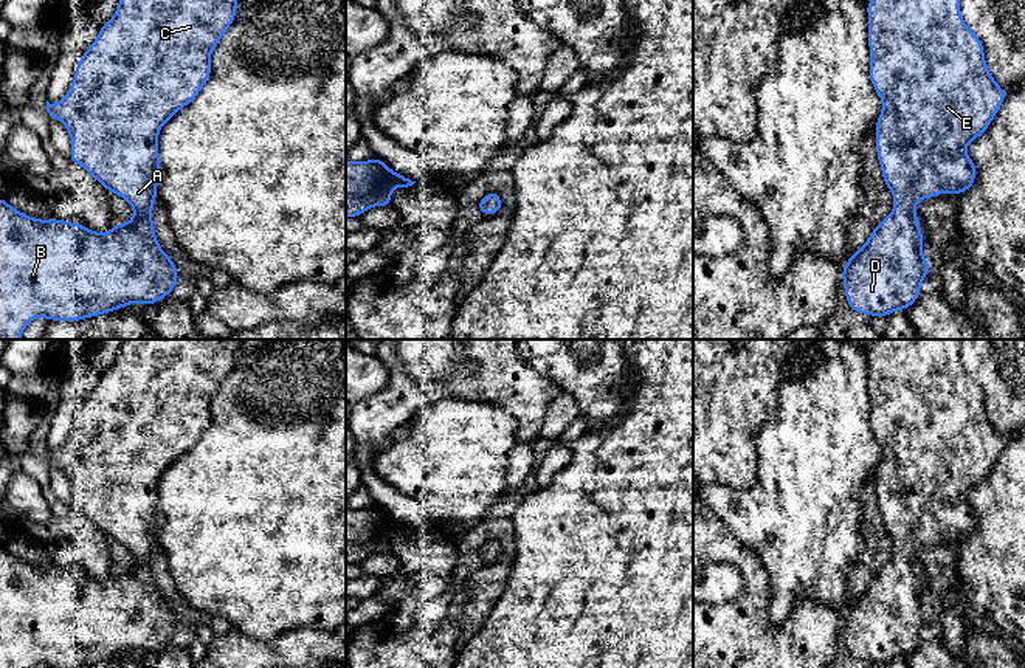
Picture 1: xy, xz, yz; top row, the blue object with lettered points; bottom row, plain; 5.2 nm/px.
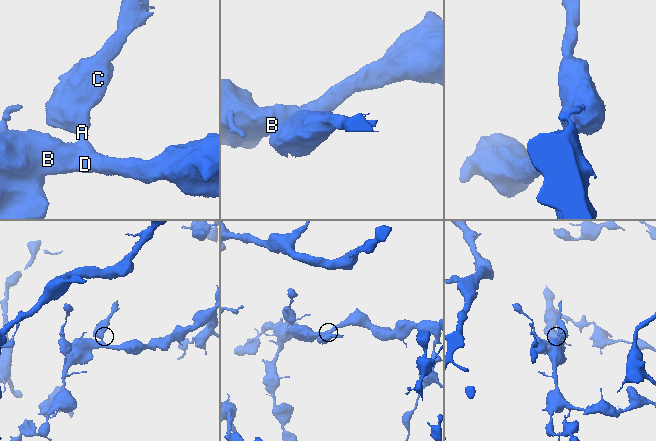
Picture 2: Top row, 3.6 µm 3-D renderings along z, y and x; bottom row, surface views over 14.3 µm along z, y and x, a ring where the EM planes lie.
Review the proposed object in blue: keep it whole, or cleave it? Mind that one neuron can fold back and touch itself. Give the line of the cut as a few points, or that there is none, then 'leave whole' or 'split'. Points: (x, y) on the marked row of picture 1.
cut none; leave whole

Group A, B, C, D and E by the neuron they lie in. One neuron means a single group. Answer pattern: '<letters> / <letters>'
A B C D E

